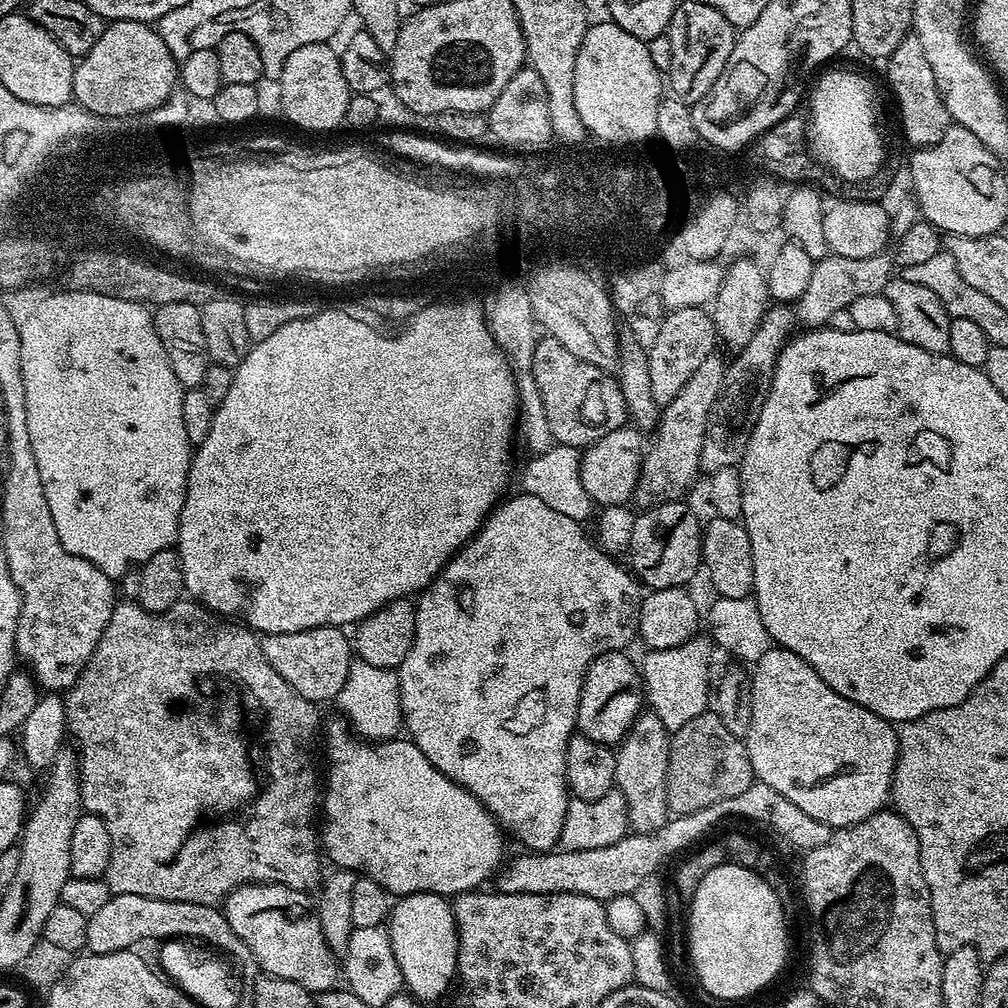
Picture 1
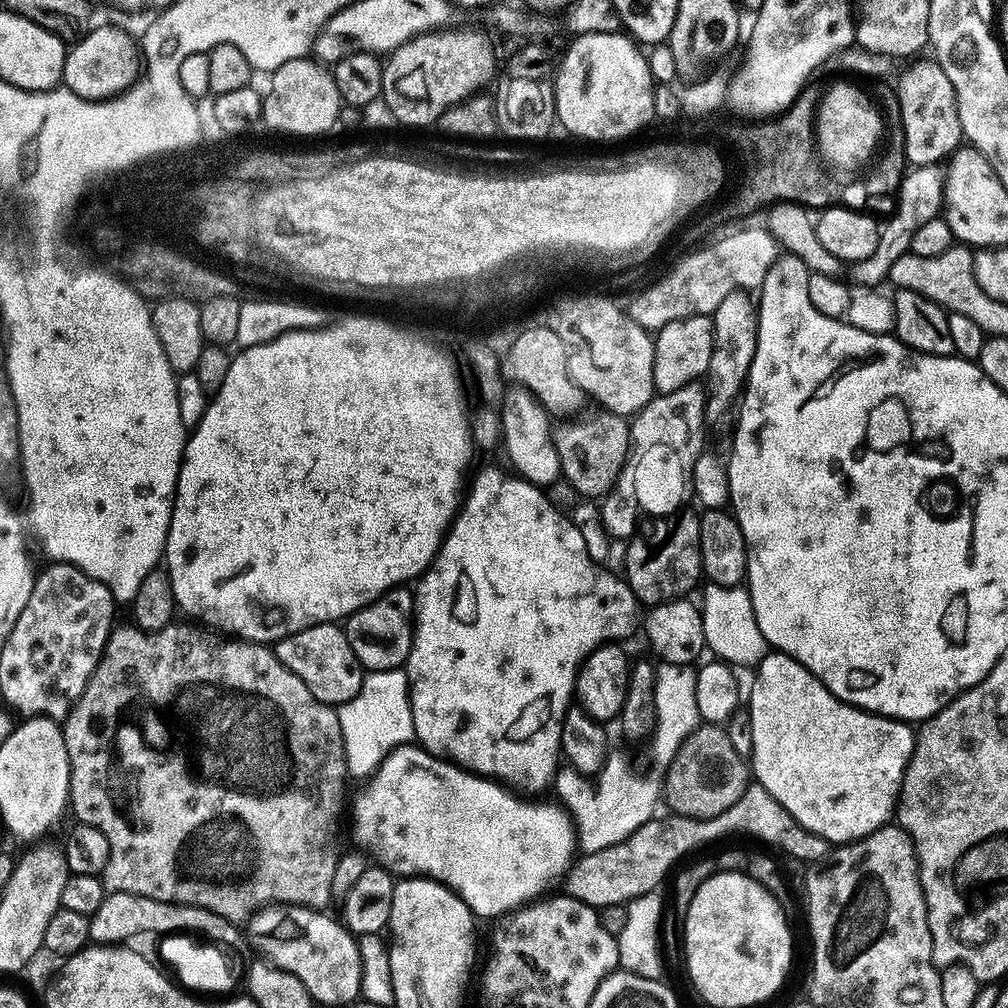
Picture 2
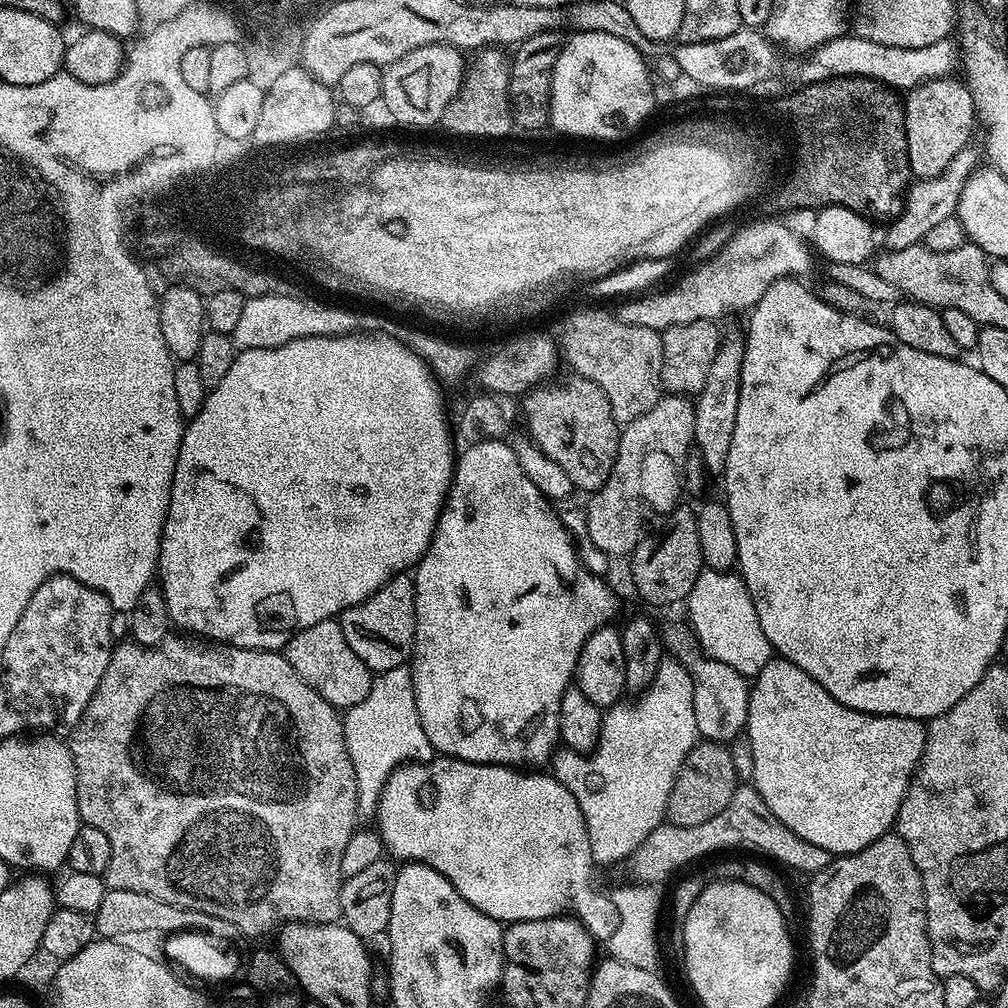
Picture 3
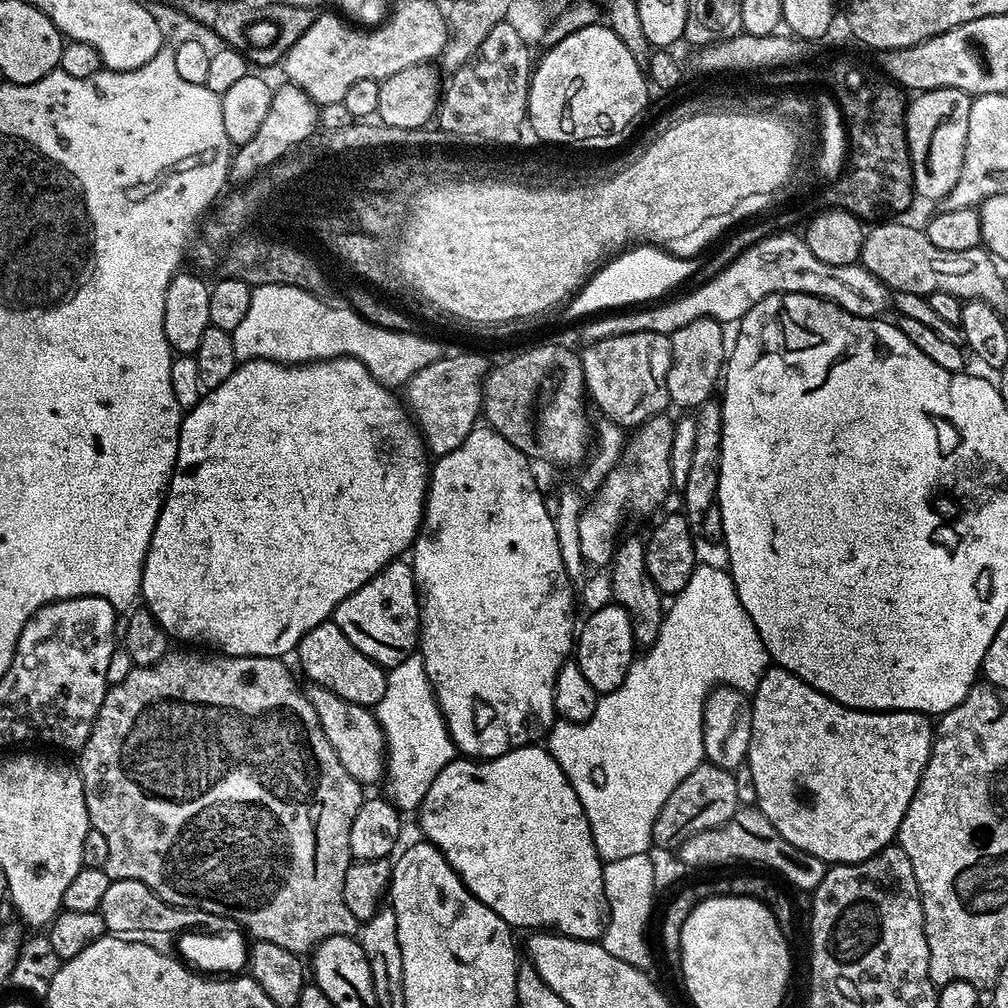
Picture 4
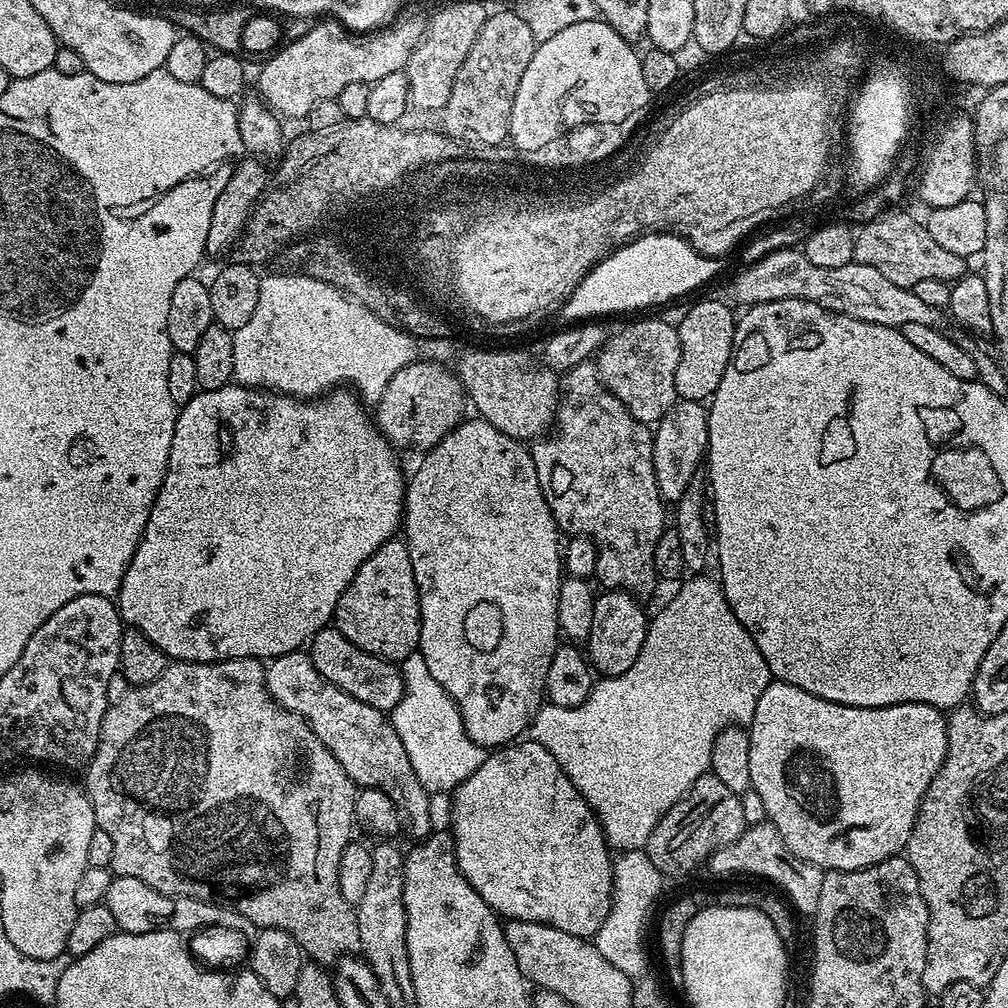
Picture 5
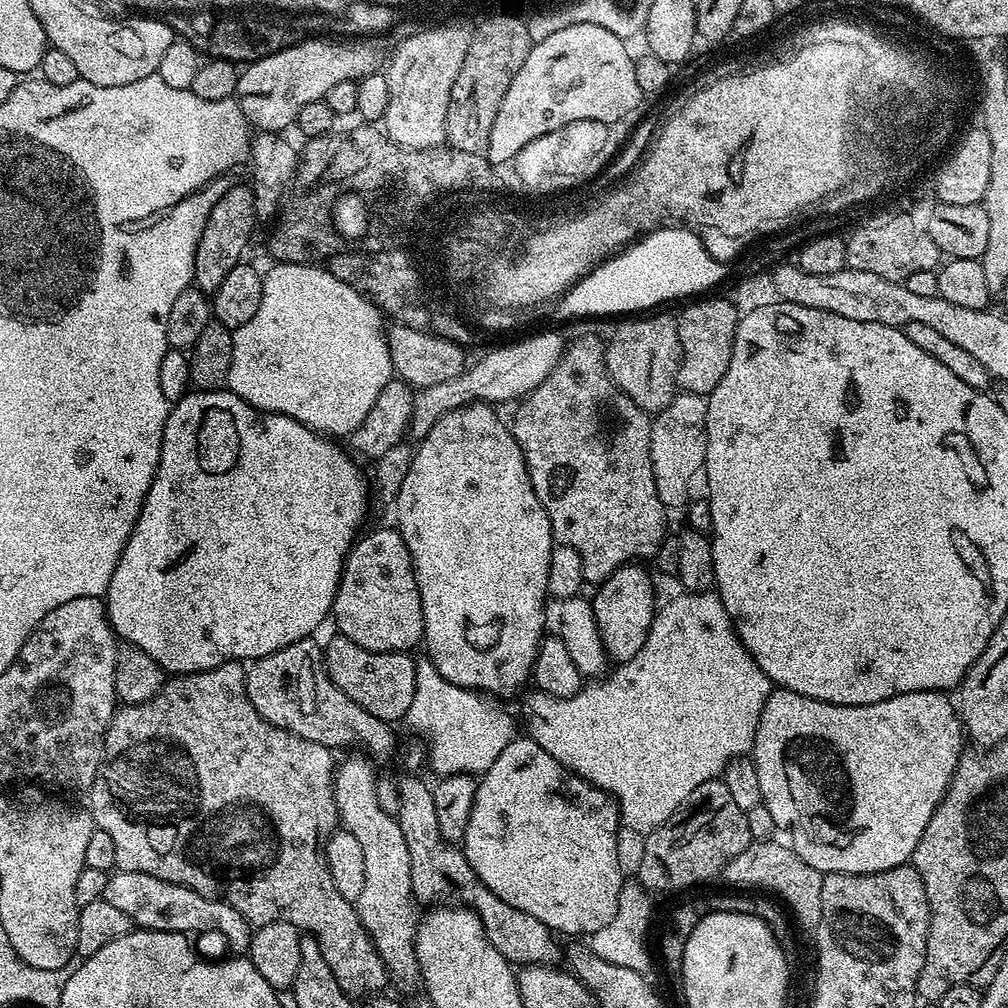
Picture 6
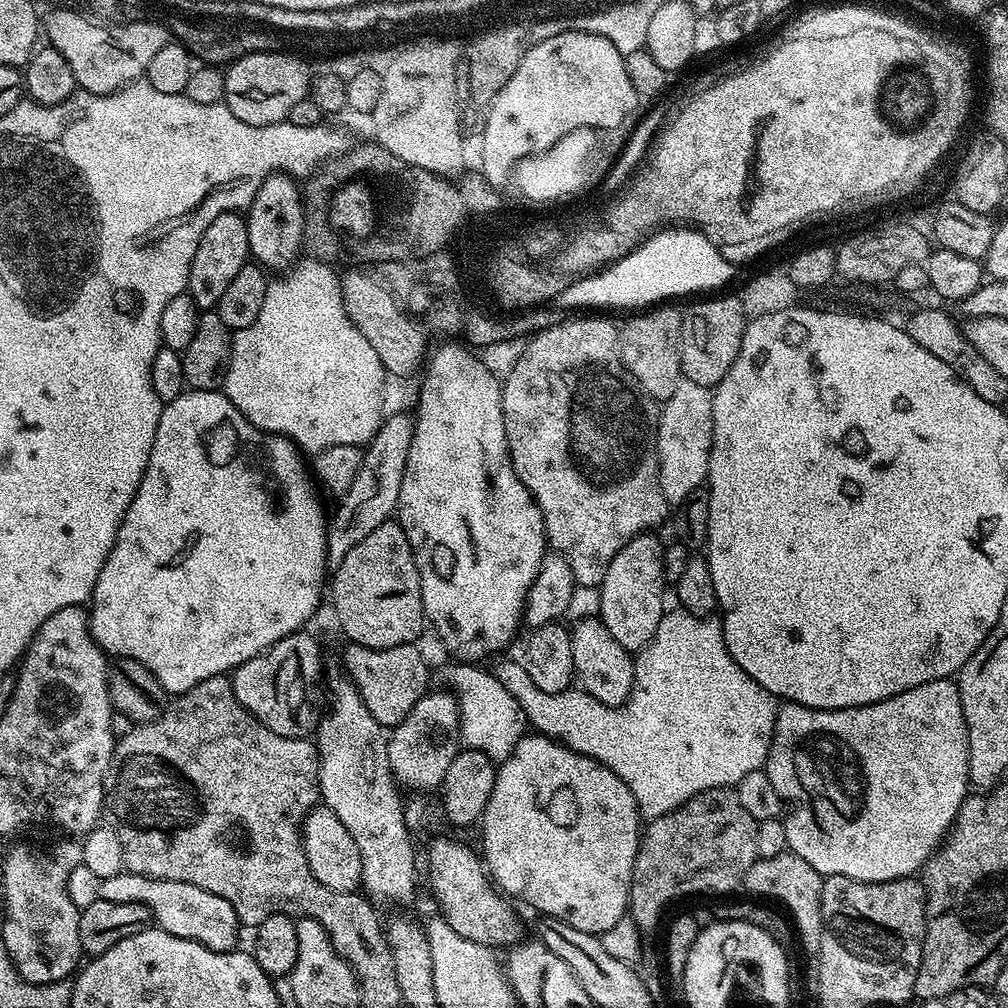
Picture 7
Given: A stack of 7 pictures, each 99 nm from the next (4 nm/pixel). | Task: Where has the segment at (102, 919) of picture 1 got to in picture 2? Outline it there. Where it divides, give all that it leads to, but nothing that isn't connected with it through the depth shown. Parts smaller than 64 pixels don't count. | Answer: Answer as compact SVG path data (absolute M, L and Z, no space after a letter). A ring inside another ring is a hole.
M114 892L105 895L102 906L90 918L91 943L96 946L116 946L128 942L131 936L140 936L143 932L160 932L159 934L198 934L201 932L205 941L217 946L236 944L242 940L242 932L237 925L210 910L202 910L189 904L167 904L154 898Z

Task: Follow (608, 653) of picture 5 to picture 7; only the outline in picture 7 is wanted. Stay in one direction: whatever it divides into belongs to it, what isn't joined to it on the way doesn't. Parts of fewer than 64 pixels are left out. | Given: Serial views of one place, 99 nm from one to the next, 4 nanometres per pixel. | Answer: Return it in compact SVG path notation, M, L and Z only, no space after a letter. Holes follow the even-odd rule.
M656 534L636 536L626 542L618 554L614 554L614 562L610 562L610 570L606 570L606 578L598 589L598 619L604 623L606 630L610 630L618 646L638 654L652 641L654 630L658 630L658 622L662 622L666 611L664 588L664 553Z

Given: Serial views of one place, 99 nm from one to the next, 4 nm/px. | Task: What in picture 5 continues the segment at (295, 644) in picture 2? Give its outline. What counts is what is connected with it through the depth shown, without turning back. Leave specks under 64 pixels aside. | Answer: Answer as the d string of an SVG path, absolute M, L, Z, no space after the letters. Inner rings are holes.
M325 626L312 637L310 655L313 666L318 670L318 674L322 674L322 678L326 678L346 694L379 708L385 714L391 713L404 693L404 677L393 661L363 652L335 626Z

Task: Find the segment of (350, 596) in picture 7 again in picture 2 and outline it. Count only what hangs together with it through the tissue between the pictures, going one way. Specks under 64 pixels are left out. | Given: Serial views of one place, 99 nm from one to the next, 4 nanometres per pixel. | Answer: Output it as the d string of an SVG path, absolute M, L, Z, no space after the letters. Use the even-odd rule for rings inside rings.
M411 587L391 588L374 602L362 606L354 615L348 617L343 625L346 638L358 654L358 662L368 672L381 672L404 668L412 649L414 631L414 592Z

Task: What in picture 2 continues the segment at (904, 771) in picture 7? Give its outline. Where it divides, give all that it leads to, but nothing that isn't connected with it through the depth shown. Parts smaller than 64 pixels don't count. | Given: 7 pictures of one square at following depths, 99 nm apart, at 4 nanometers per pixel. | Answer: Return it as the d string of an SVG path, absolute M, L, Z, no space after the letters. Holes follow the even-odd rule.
M772 650L767 654L756 668L752 693L746 696L754 730L750 772L755 783L765 788L806 830L818 834L829 845L849 844L883 828L893 819L904 771L916 745L913 725L855 708L839 700L802 662L784 652Z

